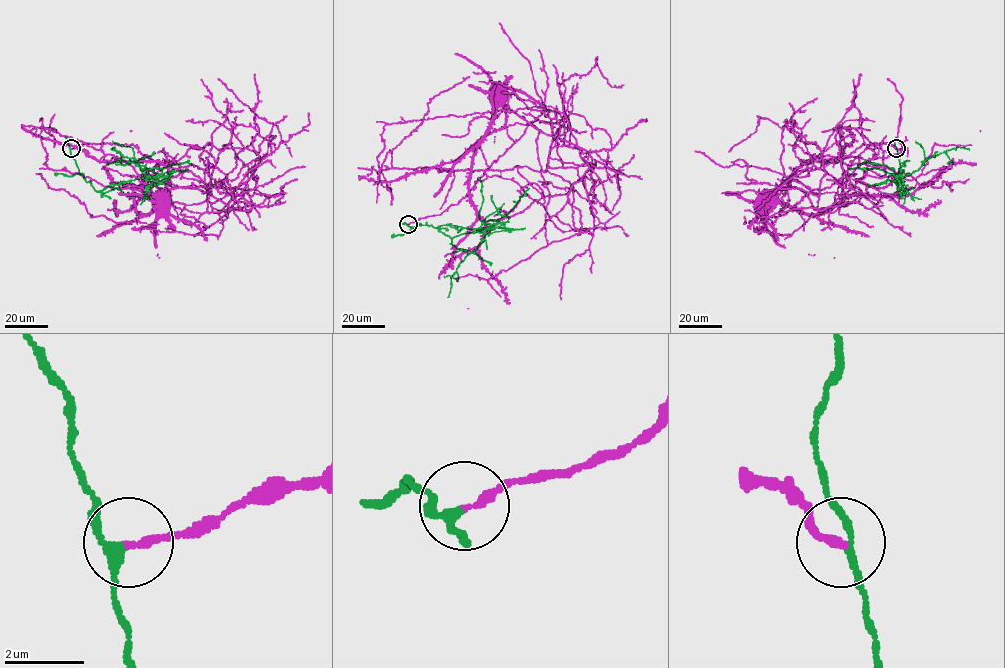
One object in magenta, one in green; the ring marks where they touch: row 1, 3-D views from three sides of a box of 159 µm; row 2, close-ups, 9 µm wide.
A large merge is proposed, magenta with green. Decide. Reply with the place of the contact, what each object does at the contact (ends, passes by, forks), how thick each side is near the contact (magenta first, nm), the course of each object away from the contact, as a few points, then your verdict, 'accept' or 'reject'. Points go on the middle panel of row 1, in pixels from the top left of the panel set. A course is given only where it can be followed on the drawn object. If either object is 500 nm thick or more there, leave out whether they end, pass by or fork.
(408, 224) | magenta ends | green passes by | 200/170 nm | magenta via (408, 224), (439, 215), (457, 204), (532, 121), (543, 113), (545, 116), (544, 108), (502, 92) | green via (407, 224), (414, 228), (420, 224), (490, 229), (451, 277), (447, 297) | reject

